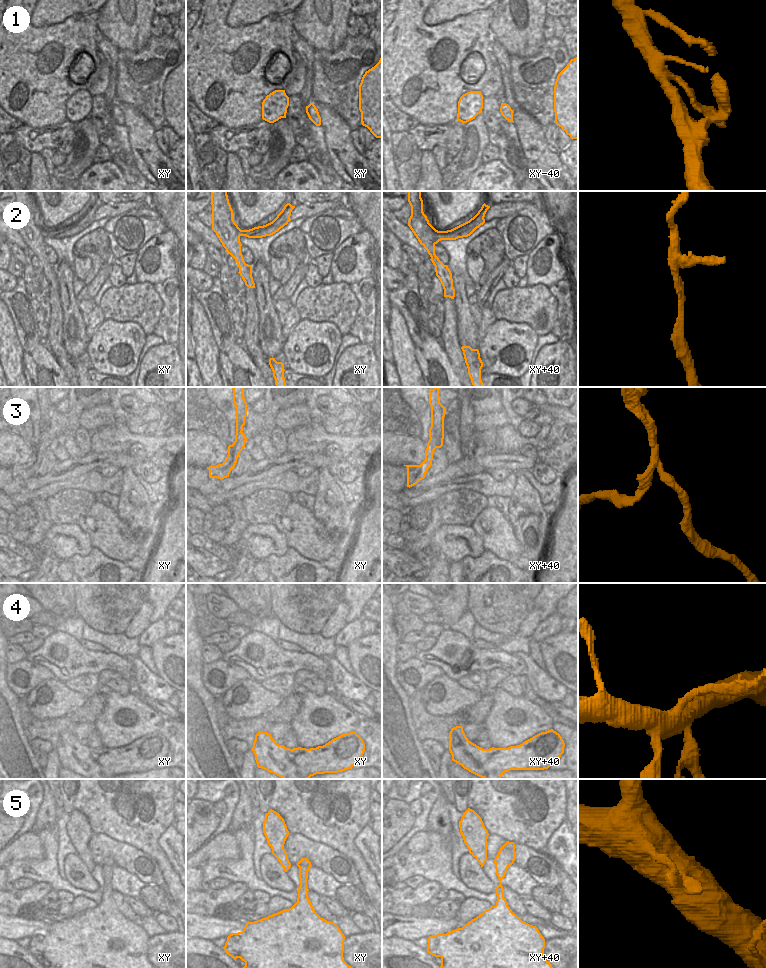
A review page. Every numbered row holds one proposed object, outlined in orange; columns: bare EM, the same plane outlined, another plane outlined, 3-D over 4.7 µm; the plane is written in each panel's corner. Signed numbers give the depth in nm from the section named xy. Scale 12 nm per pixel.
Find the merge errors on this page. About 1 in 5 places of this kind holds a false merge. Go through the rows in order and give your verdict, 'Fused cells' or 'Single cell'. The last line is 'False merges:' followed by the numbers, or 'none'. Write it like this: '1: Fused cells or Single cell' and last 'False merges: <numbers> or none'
1: Single cell
2: Single cell
3: Fused cells
4: Fused cells
5: Single cell
False merges: 3, 4

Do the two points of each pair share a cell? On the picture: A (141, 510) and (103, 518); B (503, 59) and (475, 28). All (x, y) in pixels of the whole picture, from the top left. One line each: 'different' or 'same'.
A: different
B: different

